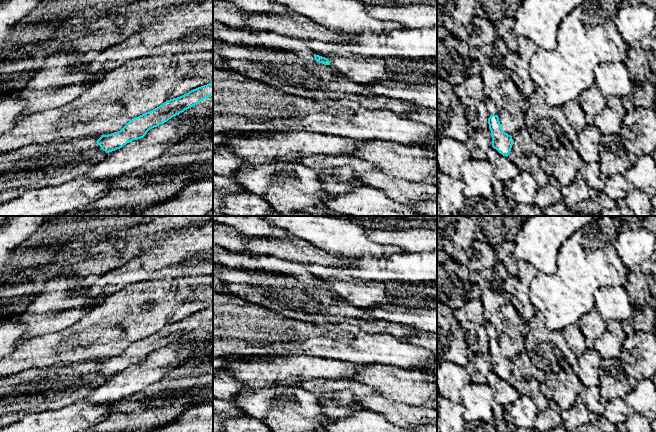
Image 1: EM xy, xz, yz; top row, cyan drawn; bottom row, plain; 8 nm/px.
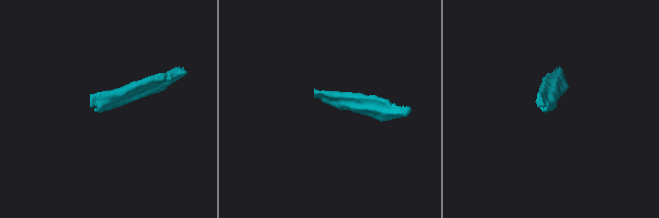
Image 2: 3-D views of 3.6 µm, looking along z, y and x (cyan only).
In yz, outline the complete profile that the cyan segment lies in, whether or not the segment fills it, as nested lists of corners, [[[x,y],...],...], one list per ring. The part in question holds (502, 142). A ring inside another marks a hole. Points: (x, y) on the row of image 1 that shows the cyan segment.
[[[490,115],[488,124],[491,131],[492,147],[507,157],[514,143],[512,136],[503,131],[498,115]]]

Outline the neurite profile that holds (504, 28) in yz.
[[[502,18],[496,25],[495,31],[497,37],[500,37],[509,50],[518,51],[517,34],[514,31],[514,19]]]

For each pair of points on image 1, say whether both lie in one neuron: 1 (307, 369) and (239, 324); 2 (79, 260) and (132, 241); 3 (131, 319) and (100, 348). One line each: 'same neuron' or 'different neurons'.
1: different neurons
2: same neuron
3: same neuron

